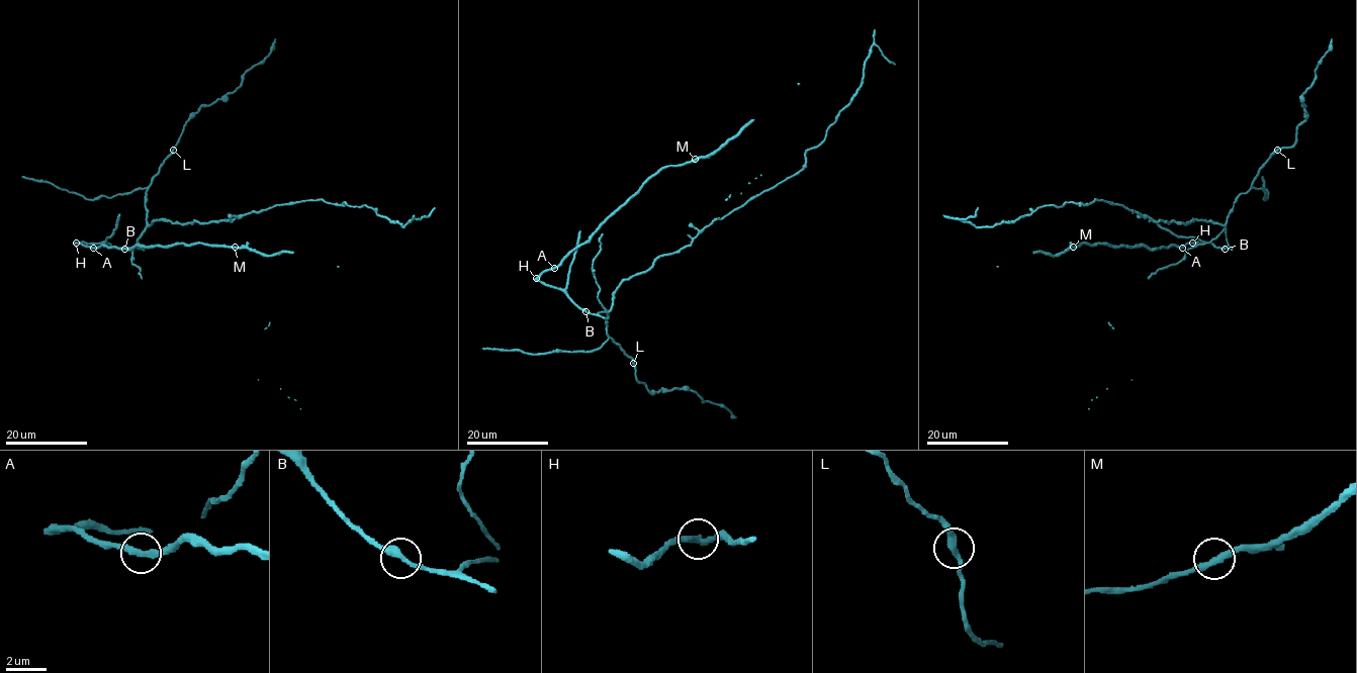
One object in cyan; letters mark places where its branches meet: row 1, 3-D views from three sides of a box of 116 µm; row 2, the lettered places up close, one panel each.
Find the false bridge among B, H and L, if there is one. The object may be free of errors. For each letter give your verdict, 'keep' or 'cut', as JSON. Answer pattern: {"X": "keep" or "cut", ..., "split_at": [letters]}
{"B": "keep", "H": "cut", "L": "keep", "split_at": ["H"]}

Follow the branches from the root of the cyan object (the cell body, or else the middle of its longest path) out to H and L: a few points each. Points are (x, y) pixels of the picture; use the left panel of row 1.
H: (131, 247), (116, 249), (106, 243), (76, 243)
L: (131, 247), (137, 245), (147, 225), (146, 191), (173, 150)

